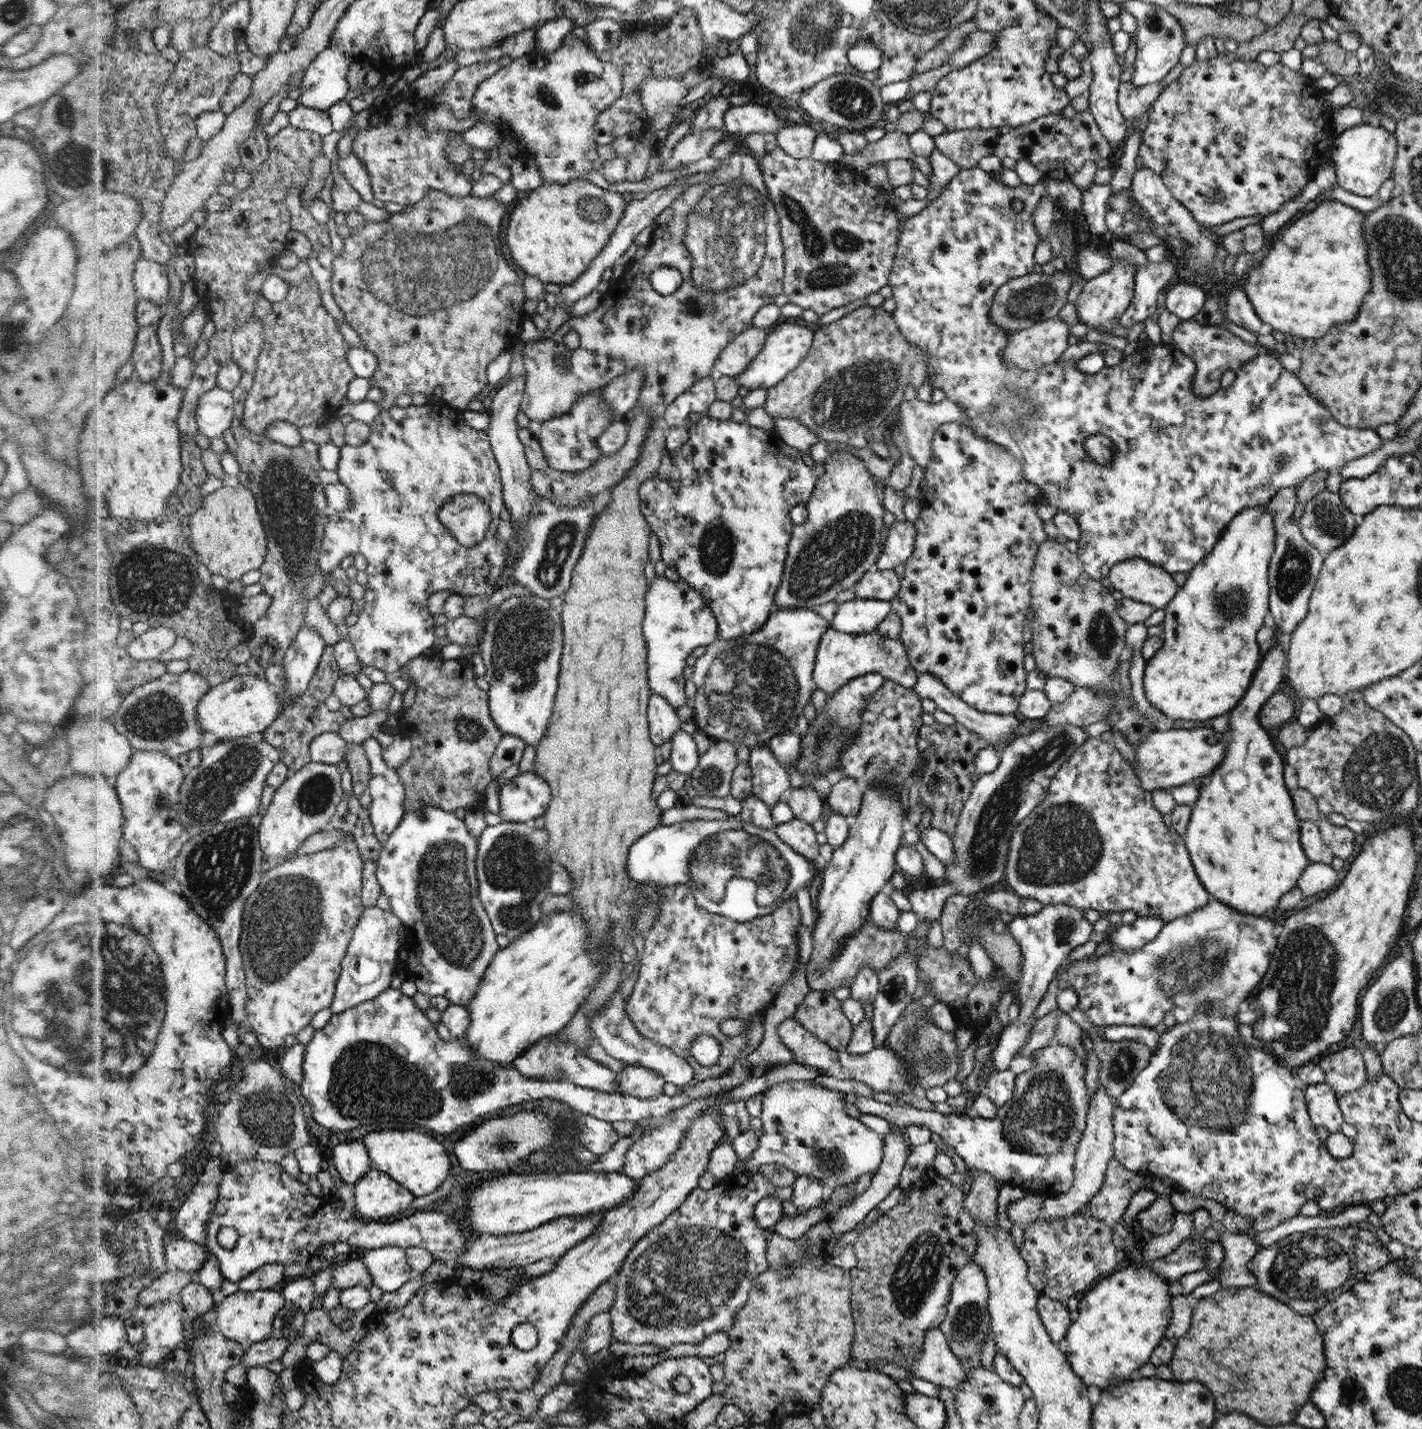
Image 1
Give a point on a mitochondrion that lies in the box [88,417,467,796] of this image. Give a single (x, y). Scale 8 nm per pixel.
(288, 494)

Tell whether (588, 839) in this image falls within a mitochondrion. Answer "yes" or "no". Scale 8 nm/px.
no

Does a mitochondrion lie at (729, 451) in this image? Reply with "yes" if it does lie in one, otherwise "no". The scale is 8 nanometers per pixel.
no

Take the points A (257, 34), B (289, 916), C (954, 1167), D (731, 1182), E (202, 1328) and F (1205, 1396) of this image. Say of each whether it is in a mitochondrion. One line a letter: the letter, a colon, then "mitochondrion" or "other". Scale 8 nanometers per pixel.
A: other
B: mitochondrion
C: other
D: other
E: other
F: other

